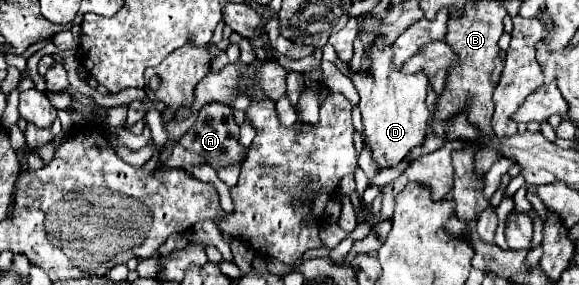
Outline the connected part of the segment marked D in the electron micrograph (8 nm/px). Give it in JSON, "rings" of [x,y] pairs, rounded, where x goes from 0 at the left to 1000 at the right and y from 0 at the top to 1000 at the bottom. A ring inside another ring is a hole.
{"rings":[[[651,126],[644,154],[630,175],[627,196],[627,246],[620,267],[610,267],[610,295],[620,323],[620,379],[627,407],[627,442],[634,470],[634,505],[644,526],[644,554],[658,589],[682,582],[696,561],[710,519],[731,505],[741,386],[734,372],[741,274],[734,274],[731,246],[713,260],[696,260],[693,246],[679,239],[679,168],[665,154],[661,126]]]}

